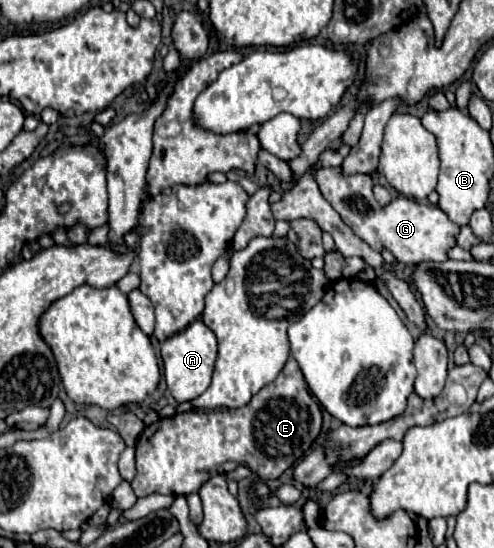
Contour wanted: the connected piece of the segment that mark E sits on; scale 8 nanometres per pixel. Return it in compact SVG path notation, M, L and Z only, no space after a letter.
M291 357L285 363L283 371L277 375L277 379L265 385L259 393L255 393L245 407L219 409L215 413L199 413L199 411L175 413L145 427L145 431L137 441L137 475L131 487L137 497L147 497L151 493L163 495L197 493L203 483L219 475L221 465L225 465L227 461L249 467L263 481L273 481L311 449L319 433L321 433L321 409L313 399L313 395L309 393L309 387L297 361Z

